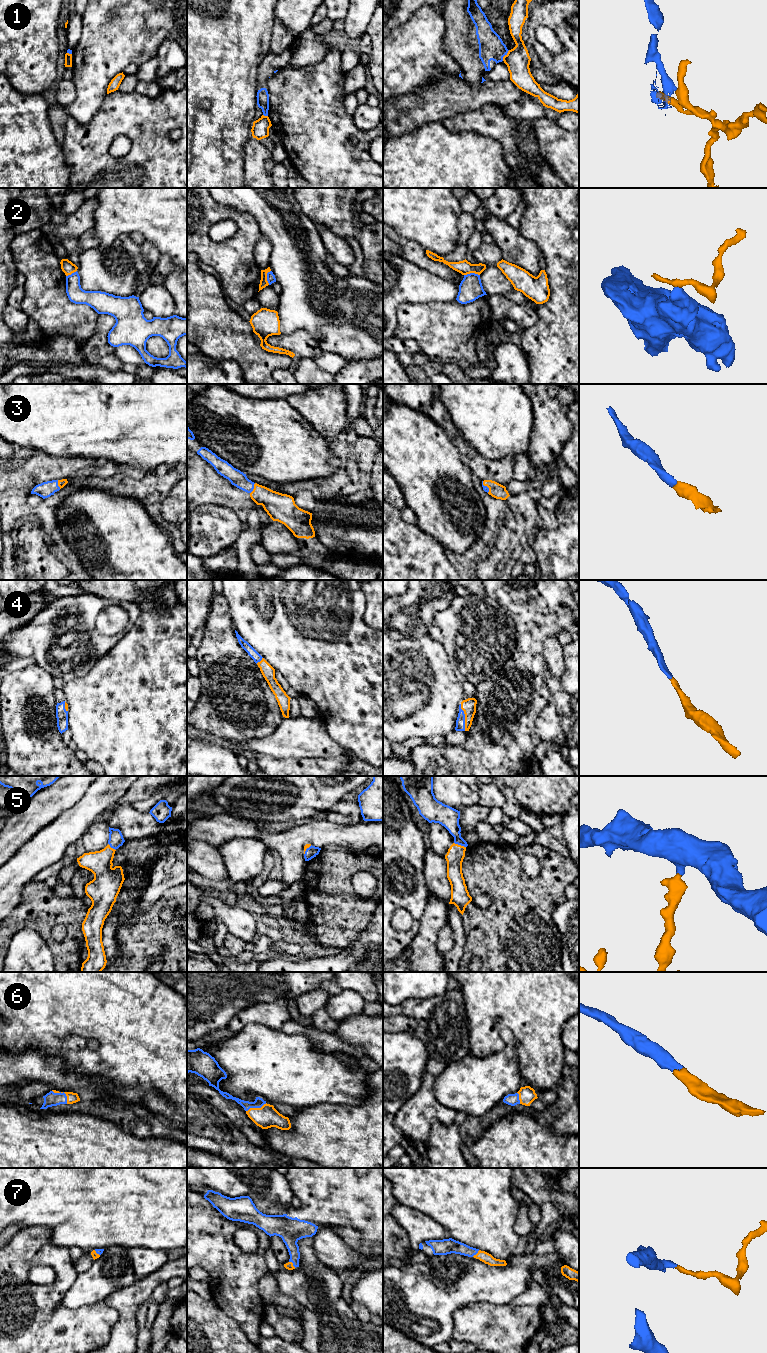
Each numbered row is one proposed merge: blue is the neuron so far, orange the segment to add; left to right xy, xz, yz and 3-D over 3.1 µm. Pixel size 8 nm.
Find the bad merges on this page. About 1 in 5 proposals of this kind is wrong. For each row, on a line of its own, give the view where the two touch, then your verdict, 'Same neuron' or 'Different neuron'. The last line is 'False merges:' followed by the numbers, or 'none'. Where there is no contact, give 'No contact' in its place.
1: Touches blue in yz. Different neuron
2: Touches blue in yz. Different neuron
3: Touches blue in xz. Same neuron
4: Touches blue in yz. Same neuron
5: Touches blue in yz. Same neuron
6: Touches blue in xy. Same neuron
7: Touches blue in xz. Same neuron
False merges: 1, 2

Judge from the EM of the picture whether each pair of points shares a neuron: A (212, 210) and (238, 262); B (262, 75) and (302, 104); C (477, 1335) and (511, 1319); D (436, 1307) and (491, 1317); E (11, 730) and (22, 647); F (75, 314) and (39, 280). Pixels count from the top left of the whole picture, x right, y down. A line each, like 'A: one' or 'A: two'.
A: one
B: two
C: one
D: two
E: two
F: one

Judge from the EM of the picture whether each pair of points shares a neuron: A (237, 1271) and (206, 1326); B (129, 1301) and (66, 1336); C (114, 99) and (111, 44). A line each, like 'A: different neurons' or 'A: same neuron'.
A: different neurons
B: different neurons
C: different neurons

